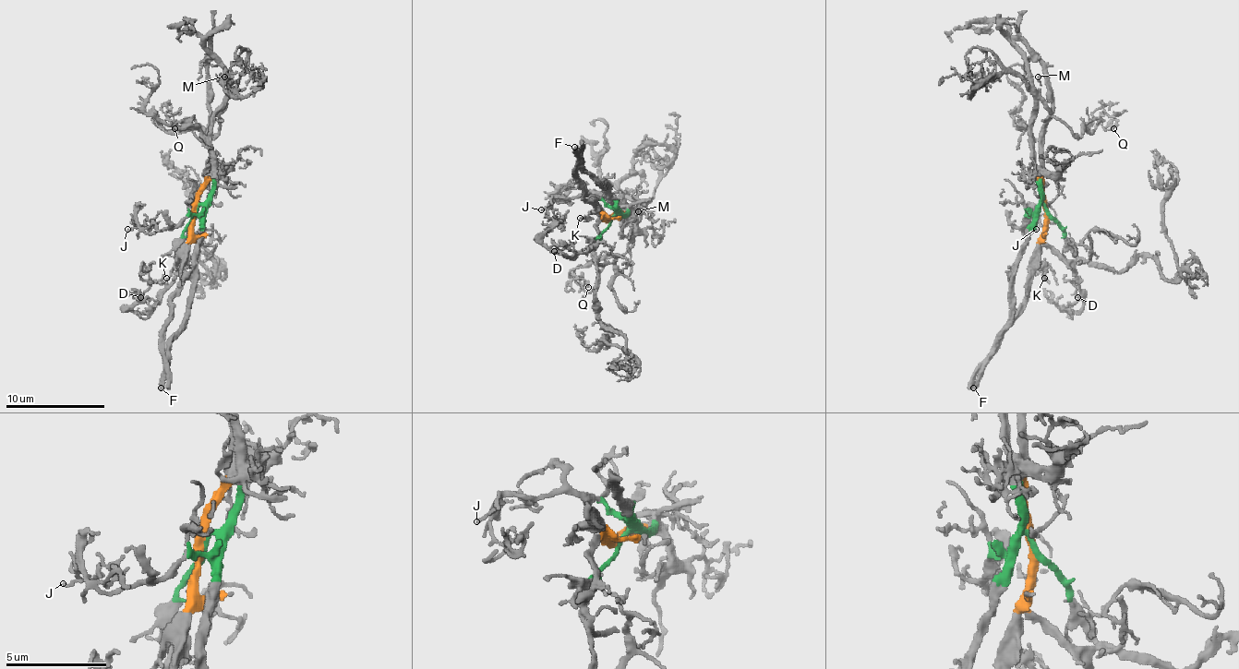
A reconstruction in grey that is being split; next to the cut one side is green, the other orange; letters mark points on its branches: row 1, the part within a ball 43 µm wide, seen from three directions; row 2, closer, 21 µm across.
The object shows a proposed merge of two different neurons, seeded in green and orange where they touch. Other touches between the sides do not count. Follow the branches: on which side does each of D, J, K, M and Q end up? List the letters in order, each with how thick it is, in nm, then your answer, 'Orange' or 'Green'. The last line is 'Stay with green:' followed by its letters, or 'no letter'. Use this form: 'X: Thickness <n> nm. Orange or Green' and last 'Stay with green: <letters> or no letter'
D: Thickness 140 nm. Orange
J: Thickness 130 nm. Green
K: Thickness 80 nm. Orange
M: Thickness 150 nm. Orange
Q: Thickness 160 nm. Orange
Stay with green: J

